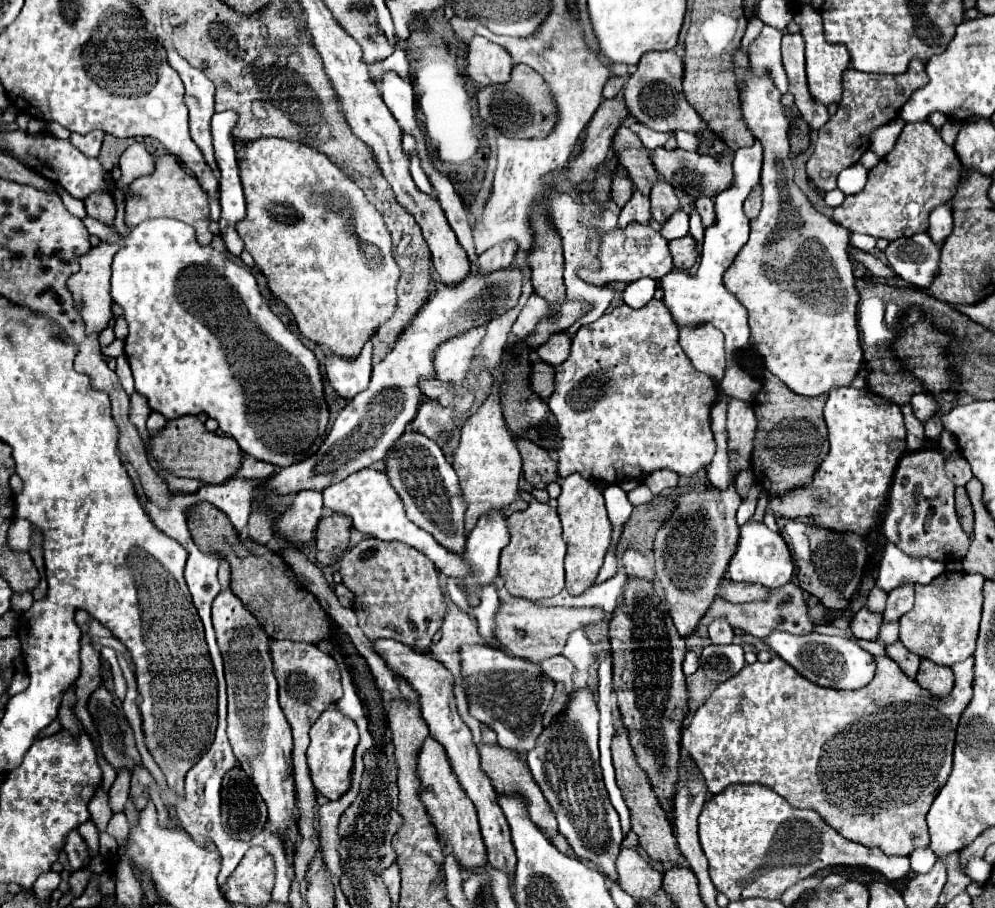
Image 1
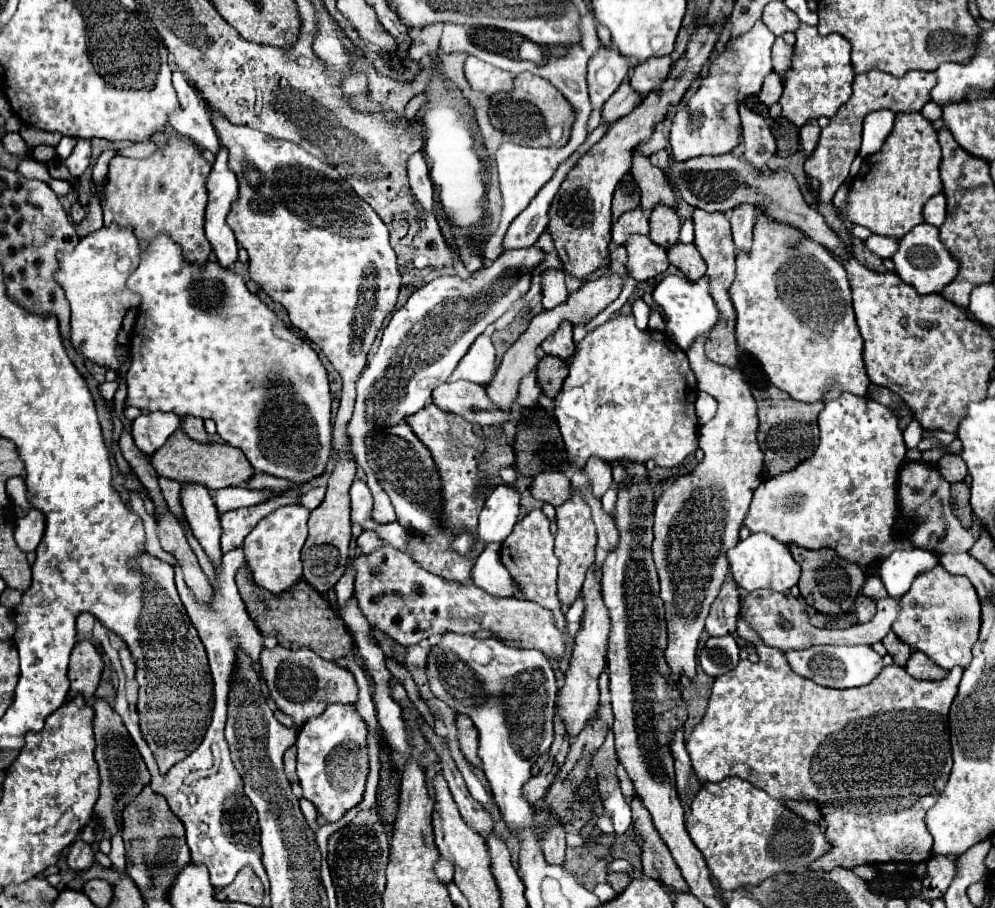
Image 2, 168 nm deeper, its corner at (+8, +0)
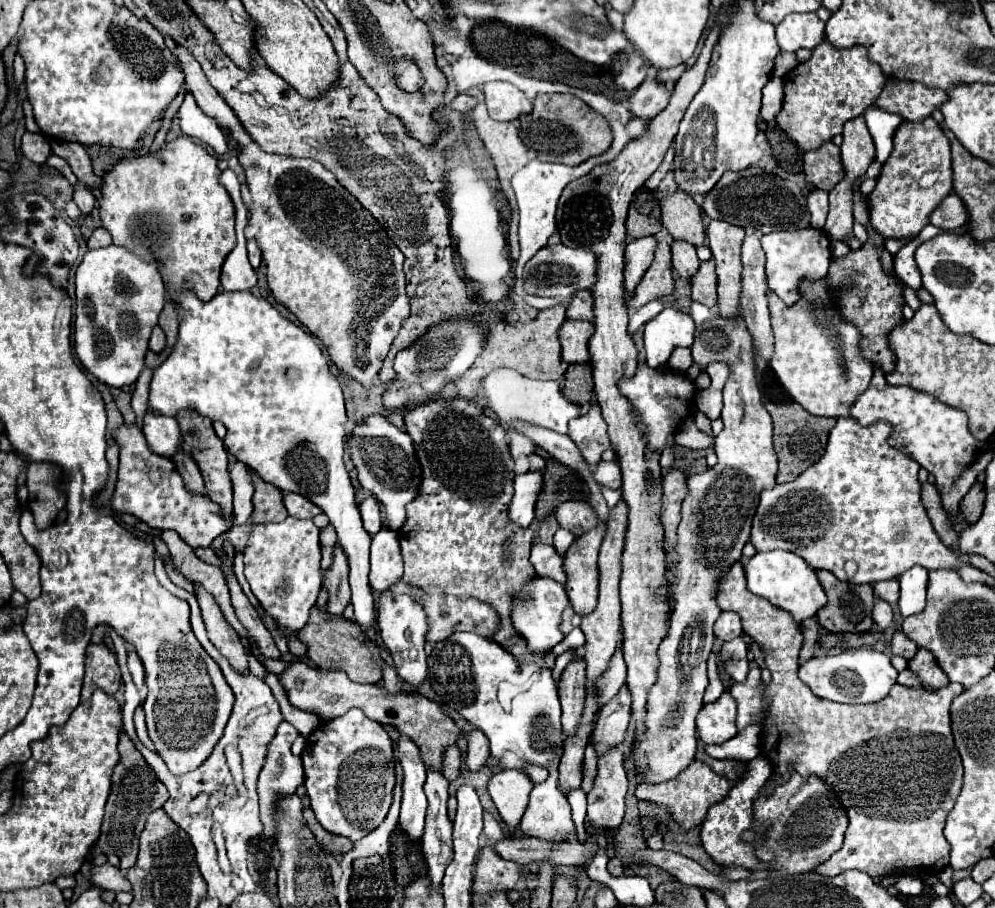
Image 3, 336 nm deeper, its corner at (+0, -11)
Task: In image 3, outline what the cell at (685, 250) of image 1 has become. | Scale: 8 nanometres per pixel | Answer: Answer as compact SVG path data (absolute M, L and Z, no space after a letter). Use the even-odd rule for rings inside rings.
M714 260L702 262L700 270L692 278L692 300L700 302L700 304L704 304L704 306L714 310L716 304L718 304L716 284L718 284L718 276L716 276Z

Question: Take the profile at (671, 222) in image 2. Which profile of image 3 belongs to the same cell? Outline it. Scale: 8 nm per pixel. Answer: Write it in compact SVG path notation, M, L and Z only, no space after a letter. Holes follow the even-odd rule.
M682 240L672 242L672 264L674 264L674 270L680 274L680 278L690 282L690 278L698 272L698 266L700 266L696 248Z

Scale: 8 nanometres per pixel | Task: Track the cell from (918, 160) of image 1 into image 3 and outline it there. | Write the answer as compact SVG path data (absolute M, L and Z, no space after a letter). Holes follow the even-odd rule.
M928 116L922 122L902 122L894 134L894 150L882 174L876 180L874 192L868 196L872 226L886 238L908 238L920 234L928 224L932 210L952 192L952 156L950 140L944 136L938 122Z

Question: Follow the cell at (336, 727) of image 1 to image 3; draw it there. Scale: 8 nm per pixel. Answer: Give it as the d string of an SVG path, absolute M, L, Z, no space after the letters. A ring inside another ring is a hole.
M352 708L344 716L320 724L308 736L302 752L304 784L308 788L310 806L318 822L328 832L356 842L384 822L394 798L396 784L392 748L394 742L390 740L384 726L370 720L358 708ZM370 754L378 754L382 760L378 760L378 764L366 760Z

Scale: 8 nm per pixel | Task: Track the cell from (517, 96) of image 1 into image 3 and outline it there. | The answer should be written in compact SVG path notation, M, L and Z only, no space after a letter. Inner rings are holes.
M542 94L534 102L532 114L524 114L520 120L520 136L524 144L538 152L542 162L578 166L592 156L604 154L612 146L610 124L580 98L570 94Z

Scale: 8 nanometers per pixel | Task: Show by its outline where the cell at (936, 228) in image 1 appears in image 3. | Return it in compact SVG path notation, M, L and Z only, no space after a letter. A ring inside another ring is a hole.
M950 192L930 214L930 224L934 224L940 230L960 230L968 224L968 218L970 216L964 202L958 198L958 194Z

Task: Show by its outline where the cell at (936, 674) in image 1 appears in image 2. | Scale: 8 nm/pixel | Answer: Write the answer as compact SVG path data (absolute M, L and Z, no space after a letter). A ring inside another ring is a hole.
M914 651L910 655L910 661L906 663L906 671L914 677L914 679L928 679L928 681L938 681L944 679L948 675L946 669L938 667L932 659L928 659L928 655L924 655L922 651Z

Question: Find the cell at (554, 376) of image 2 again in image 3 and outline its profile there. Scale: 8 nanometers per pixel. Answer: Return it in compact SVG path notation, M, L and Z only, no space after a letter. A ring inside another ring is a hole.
M572 364L566 370L566 386L564 394L580 404L580 408L586 412L590 408L592 396L594 396L594 378L590 374L590 364Z

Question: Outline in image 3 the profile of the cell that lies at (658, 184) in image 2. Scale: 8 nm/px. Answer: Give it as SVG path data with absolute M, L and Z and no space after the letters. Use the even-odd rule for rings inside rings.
M676 190L672 196L660 200L662 206L662 226L670 232L674 240L684 240L692 246L704 246L706 226L702 220L700 206L692 196Z

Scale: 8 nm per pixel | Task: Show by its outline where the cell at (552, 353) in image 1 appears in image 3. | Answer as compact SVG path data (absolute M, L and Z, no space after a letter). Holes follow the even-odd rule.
M566 320L560 330L558 338L562 342L562 358L568 364L582 364L590 360L590 352L586 342L590 340L590 334L594 334L592 322L582 320Z

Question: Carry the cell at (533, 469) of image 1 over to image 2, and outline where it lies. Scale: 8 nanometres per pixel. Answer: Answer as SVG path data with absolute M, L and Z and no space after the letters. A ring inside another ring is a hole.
M540 471L532 477L530 491L536 499L548 501L556 507L570 497L570 481L558 471Z

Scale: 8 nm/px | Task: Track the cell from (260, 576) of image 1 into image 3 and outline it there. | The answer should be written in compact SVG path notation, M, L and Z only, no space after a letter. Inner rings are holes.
M312 608L310 620L304 630L298 632L298 638L308 644L308 658L322 670L342 670L352 682L376 684L382 680L382 670L378 670L378 646L358 630L356 622L344 620L342 616L330 616L318 608Z

